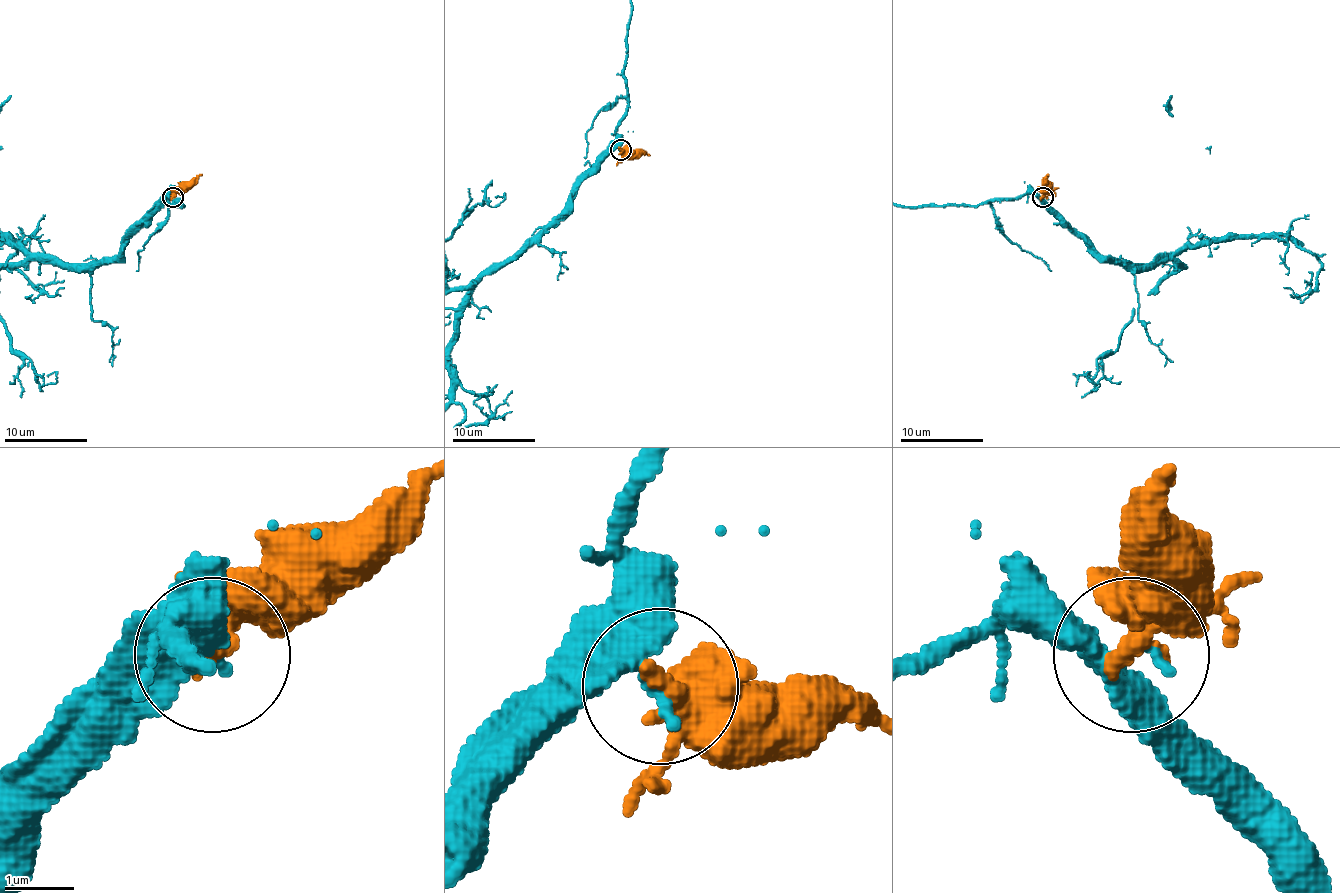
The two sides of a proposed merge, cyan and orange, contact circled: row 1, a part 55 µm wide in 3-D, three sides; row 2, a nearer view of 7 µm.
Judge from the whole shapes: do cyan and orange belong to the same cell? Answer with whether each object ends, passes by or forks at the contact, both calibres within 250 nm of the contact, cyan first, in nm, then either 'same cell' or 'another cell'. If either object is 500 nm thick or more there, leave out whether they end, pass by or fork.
cyan ends; orange passes by; calibres 460 and 300 nm; another cell

